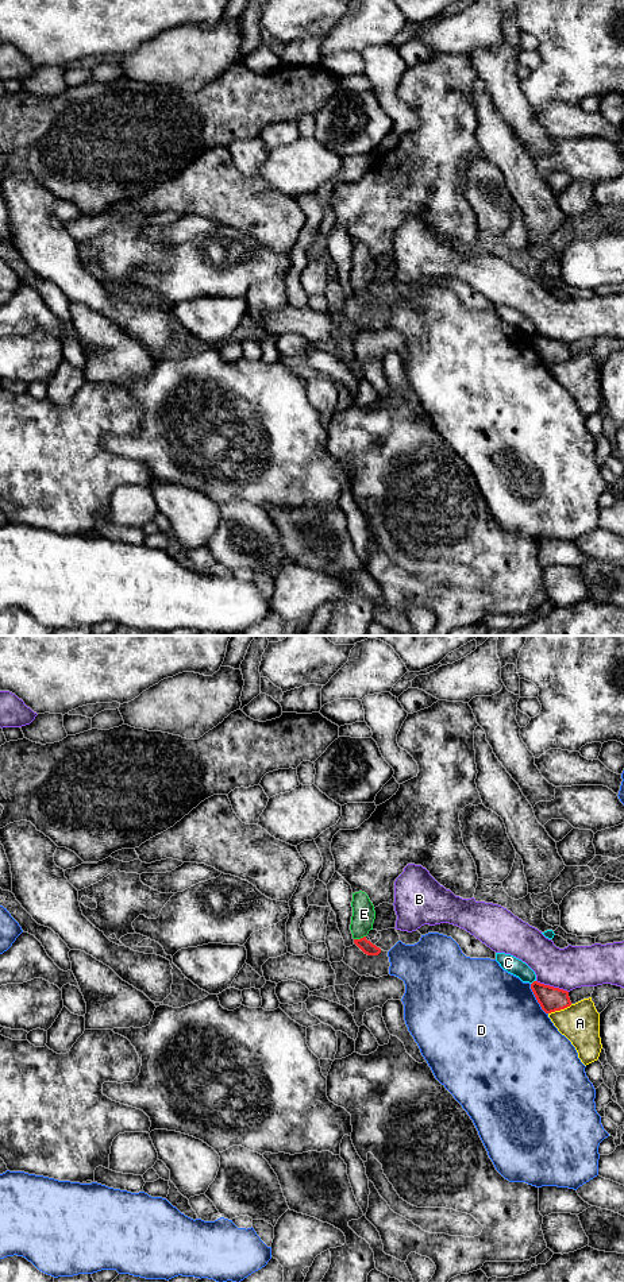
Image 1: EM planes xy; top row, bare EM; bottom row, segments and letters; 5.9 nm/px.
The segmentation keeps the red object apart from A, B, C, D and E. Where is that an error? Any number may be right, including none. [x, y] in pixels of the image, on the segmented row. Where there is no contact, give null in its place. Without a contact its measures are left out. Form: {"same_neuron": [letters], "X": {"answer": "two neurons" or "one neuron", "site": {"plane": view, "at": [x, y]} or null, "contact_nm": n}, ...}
{"same_neuron": ["E"], "A": {"answer": "two neurons", "site": {"plane": "xy", "at": [559, 1010]}, "contact_nm": 160}, "B": {"answer": "two neurons", "site": {"plane": "xy", "at": [553, 987]}, "contact_nm": 200}, "C": {"answer": "two neurons", "site": {"plane": "xy", "at": [532, 983]}, "contact_nm": 40}, "D": {"answer": "two neurons", "site": {"plane": "xy", "at": [536, 999]}, "contact_nm": 220}, "E": {"answer": "one neuron", "site": {"plane": "xy", "at": [361, 938]}, "contact_nm": 80}}

